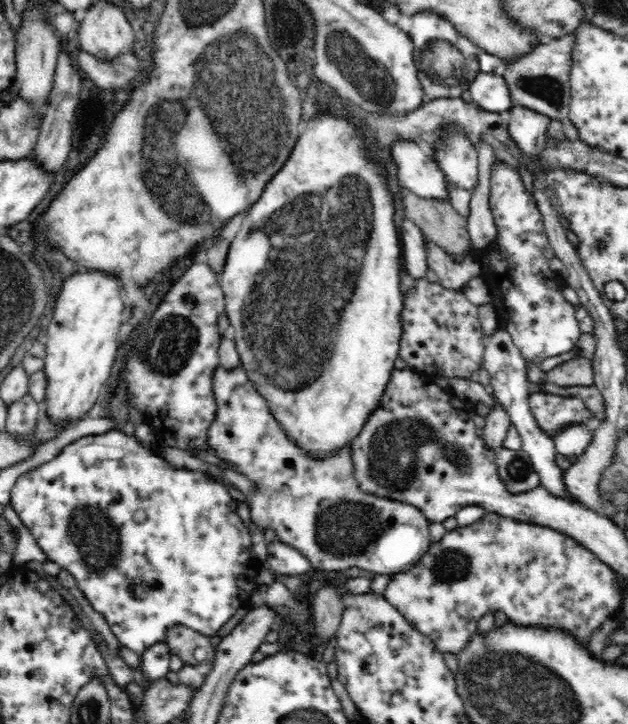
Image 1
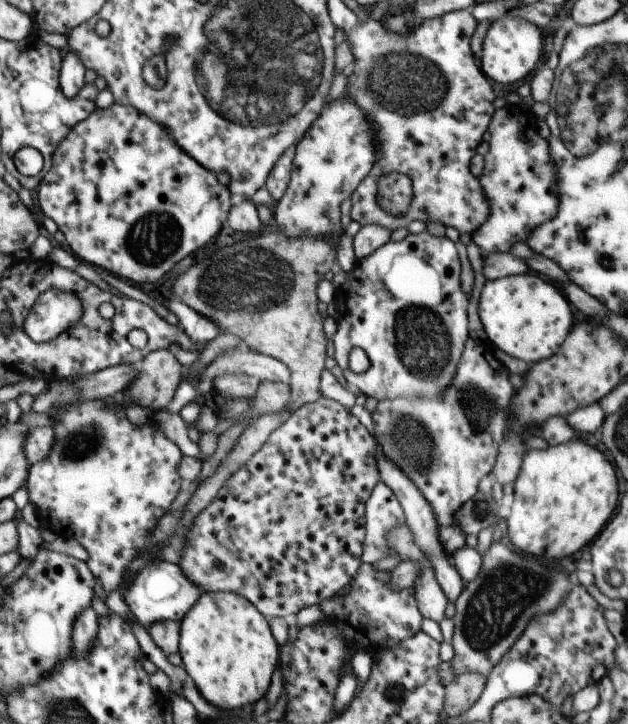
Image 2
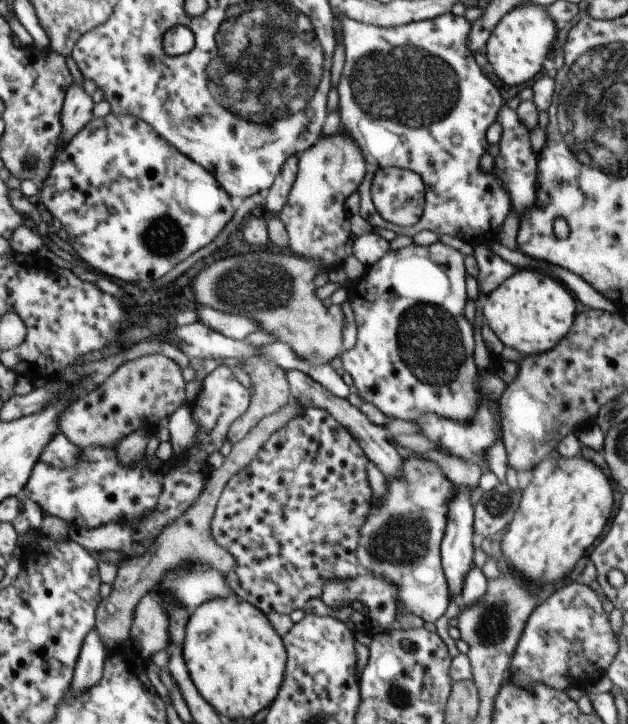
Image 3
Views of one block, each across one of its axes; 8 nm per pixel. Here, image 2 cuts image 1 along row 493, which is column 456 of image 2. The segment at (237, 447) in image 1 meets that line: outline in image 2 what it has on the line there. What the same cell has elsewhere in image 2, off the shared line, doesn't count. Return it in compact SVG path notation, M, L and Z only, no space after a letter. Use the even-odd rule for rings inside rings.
M428 231L420 232L420 234L408 234L402 241L390 242L384 244L382 248L378 248L376 252L372 252L370 256L357 259L353 268L347 272L347 279L344 284L335 288L333 305L331 312L334 315L331 322L331 332L333 337L332 344L334 344L334 360L336 360L338 366L342 369L343 377L347 381L348 386L357 393L365 394L367 397L375 398L378 402L383 401L385 403L394 400L408 399L428 399L434 400L434 396L440 396L452 382L454 382L454 376L456 376L456 368L458 368L458 362L462 358L462 352L466 340L469 339L468 335L468 303L470 302L470 296L462 292L460 285L460 258L456 250L455 243L448 239L448 237L433 236ZM354 346L360 346L364 352L366 352L370 366L362 373L353 372L348 364L348 356L350 350Z

